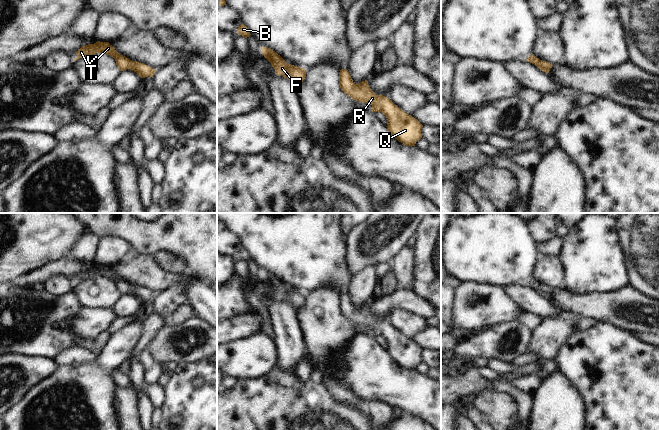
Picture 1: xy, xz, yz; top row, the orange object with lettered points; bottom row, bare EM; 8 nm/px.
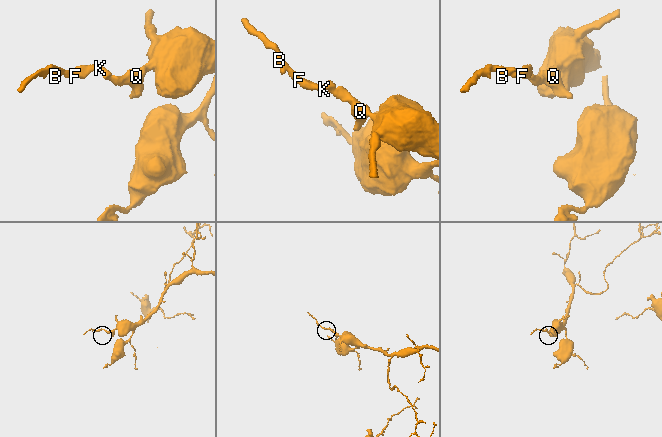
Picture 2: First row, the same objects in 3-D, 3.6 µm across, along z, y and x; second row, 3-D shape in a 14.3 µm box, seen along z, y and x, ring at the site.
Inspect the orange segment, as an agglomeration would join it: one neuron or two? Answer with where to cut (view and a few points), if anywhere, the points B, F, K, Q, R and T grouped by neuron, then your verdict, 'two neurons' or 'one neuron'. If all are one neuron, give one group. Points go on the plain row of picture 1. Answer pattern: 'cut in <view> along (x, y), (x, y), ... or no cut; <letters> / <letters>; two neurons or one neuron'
no cut; B F K Q R T; one neuron

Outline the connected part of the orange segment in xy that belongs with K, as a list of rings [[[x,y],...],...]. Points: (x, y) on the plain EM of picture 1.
[[[98,265],[94,268],[82,270],[76,276],[77,281],[73,284],[73,286],[80,283],[81,281],[86,281],[95,277],[105,277],[107,279],[112,280],[115,283],[116,289],[118,290],[120,295],[130,293],[136,296],[141,302],[145,302],[148,300],[153,301],[154,297],[156,296],[155,293],[151,292],[150,290],[144,287],[131,285],[129,282],[120,279],[109,266],[103,267]]]

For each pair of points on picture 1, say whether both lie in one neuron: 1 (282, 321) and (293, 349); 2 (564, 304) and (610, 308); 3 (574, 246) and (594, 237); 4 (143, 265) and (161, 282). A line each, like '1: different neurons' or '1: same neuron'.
1: same neuron
2: same neuron
3: same neuron
4: same neuron

